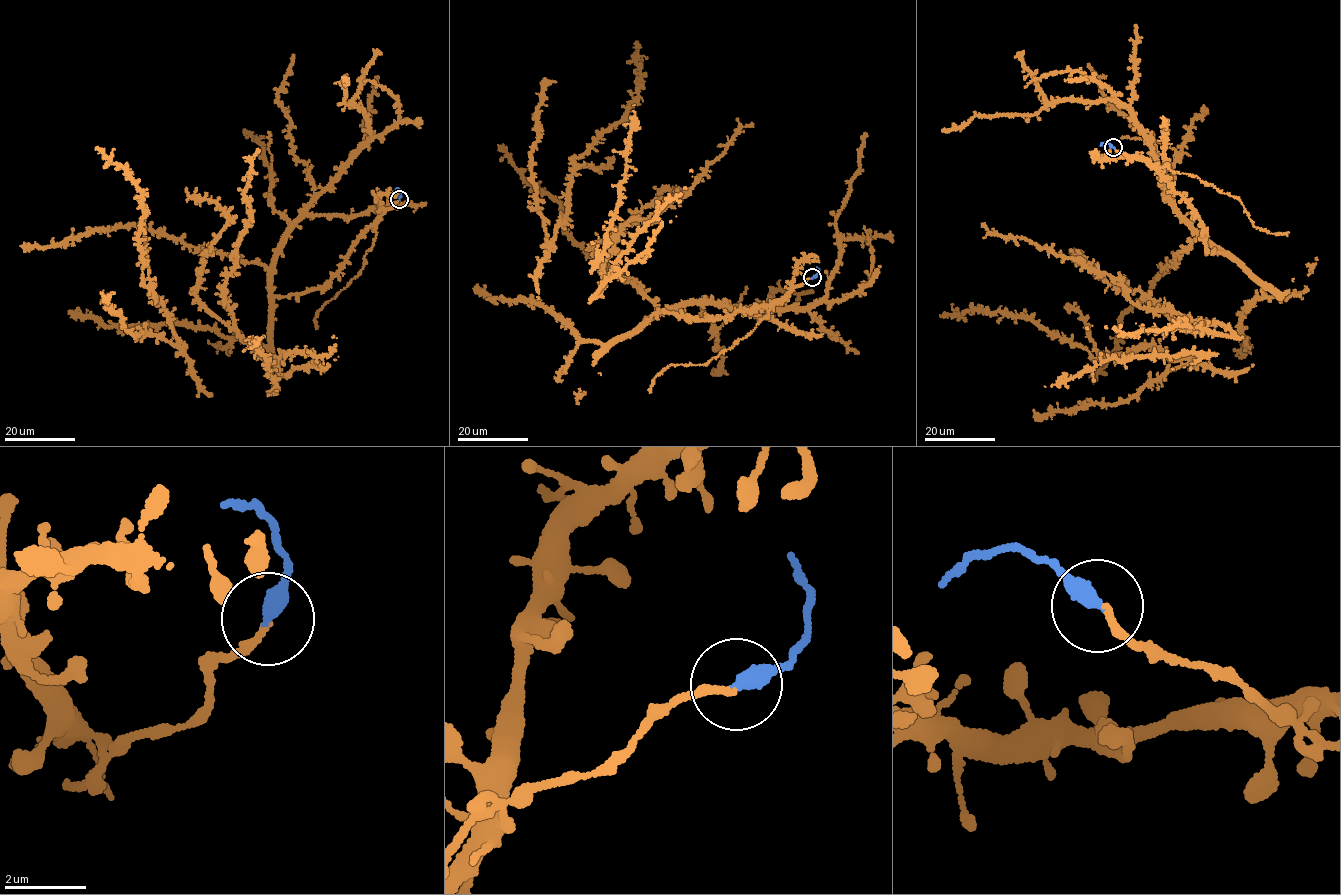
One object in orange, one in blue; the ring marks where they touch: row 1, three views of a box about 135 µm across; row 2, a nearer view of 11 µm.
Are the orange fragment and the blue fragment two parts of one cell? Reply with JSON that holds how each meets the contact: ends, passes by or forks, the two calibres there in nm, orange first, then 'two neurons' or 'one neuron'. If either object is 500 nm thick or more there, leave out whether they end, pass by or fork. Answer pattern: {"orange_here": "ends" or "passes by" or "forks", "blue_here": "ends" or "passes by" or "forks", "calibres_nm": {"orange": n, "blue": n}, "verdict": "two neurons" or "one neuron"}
{"orange_here": "ends", "blue_here": "ends", "calibres_nm": {"orange": 190, "blue": 400}, "verdict": "one neuron"}

